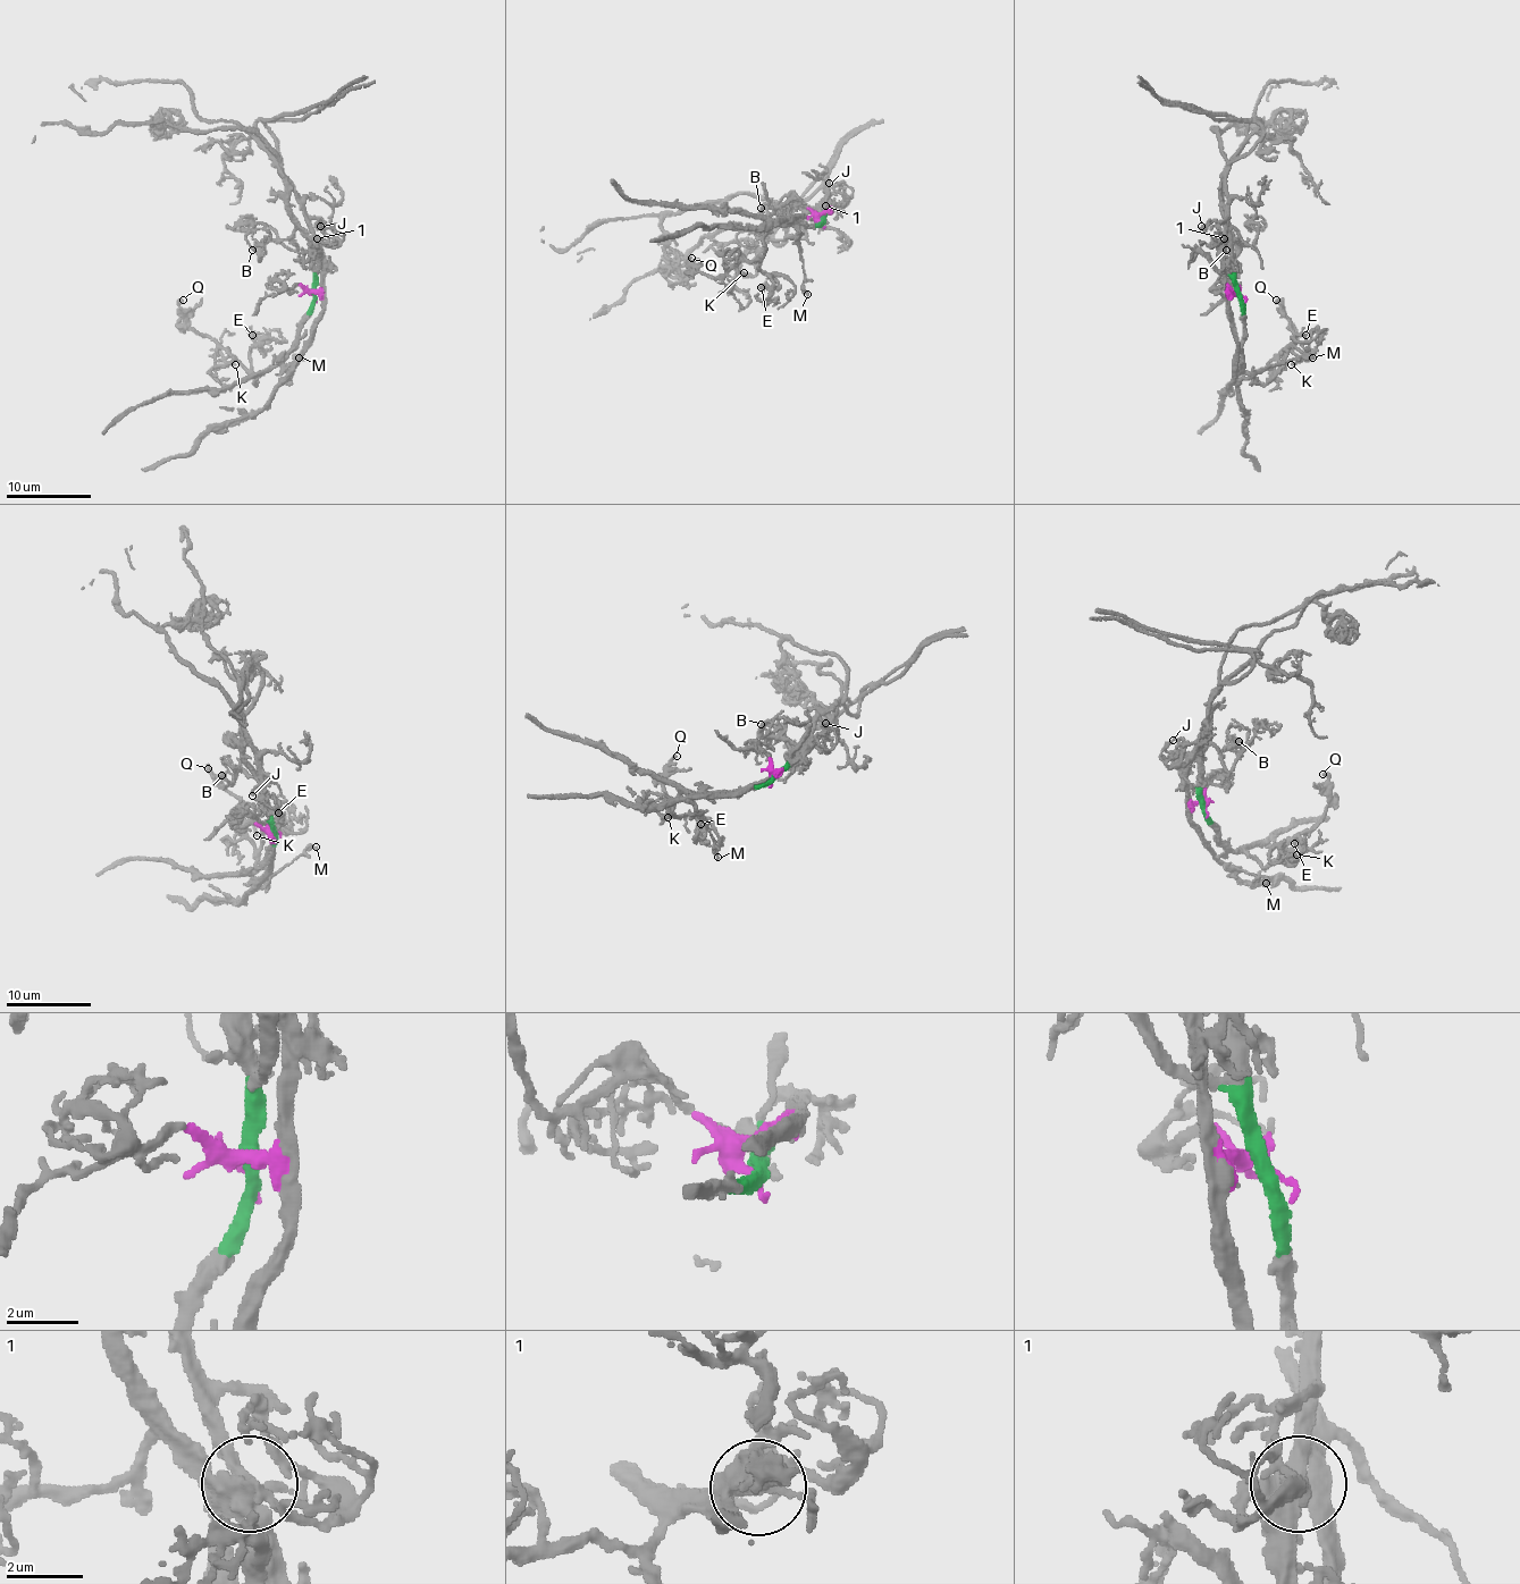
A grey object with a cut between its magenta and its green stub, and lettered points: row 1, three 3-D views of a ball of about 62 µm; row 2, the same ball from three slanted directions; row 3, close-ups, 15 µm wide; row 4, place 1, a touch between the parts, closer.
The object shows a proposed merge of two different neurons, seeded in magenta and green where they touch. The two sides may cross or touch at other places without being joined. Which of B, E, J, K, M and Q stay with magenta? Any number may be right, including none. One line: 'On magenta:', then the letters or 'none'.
On magenta: J, M

